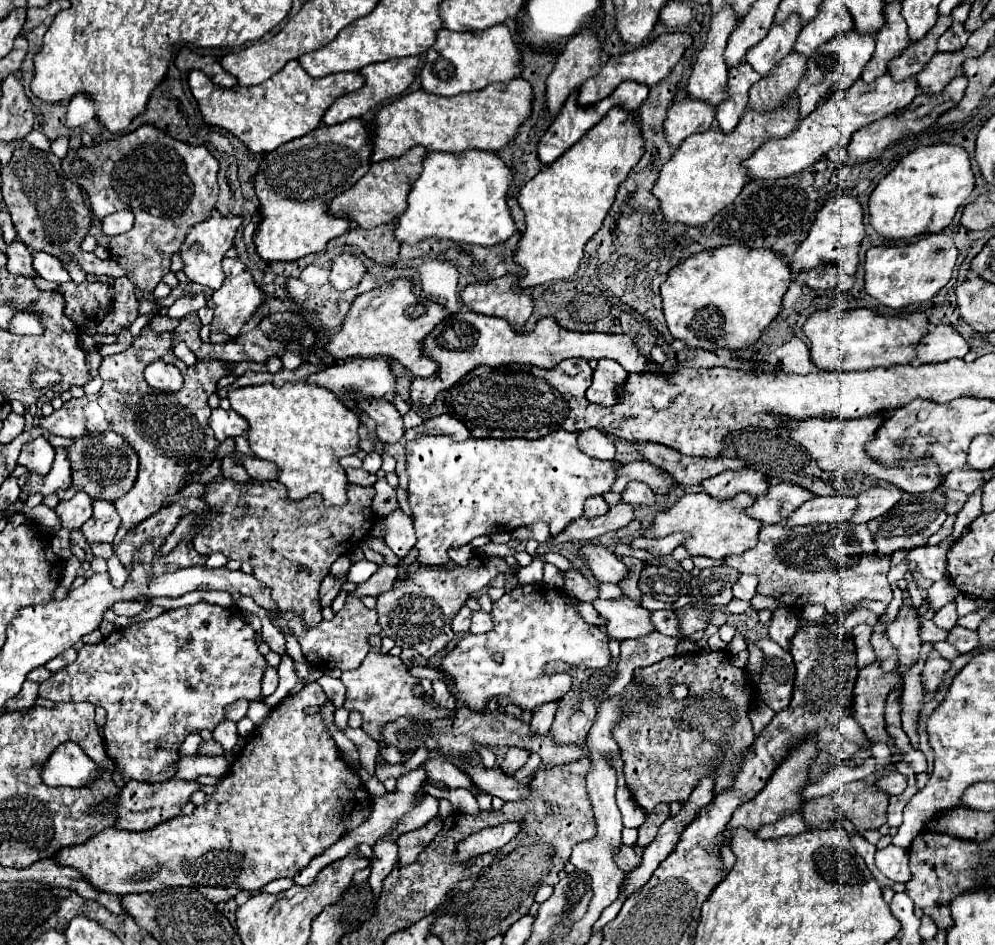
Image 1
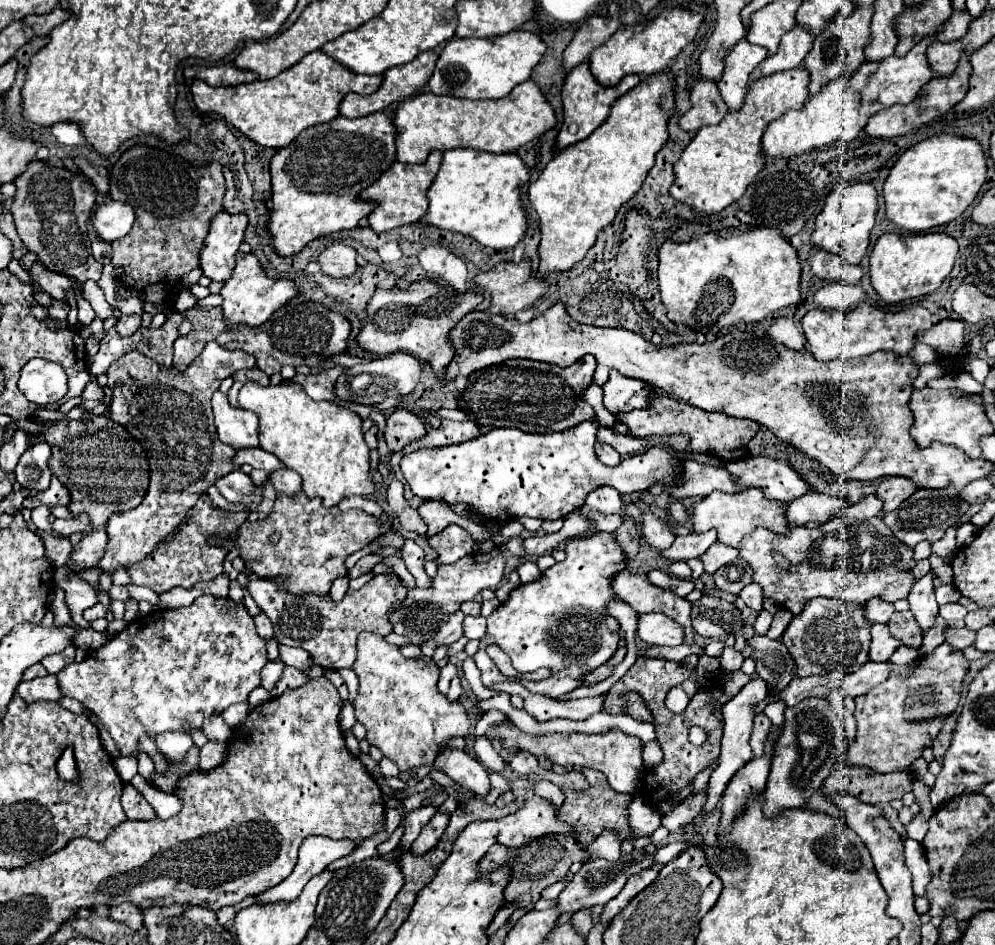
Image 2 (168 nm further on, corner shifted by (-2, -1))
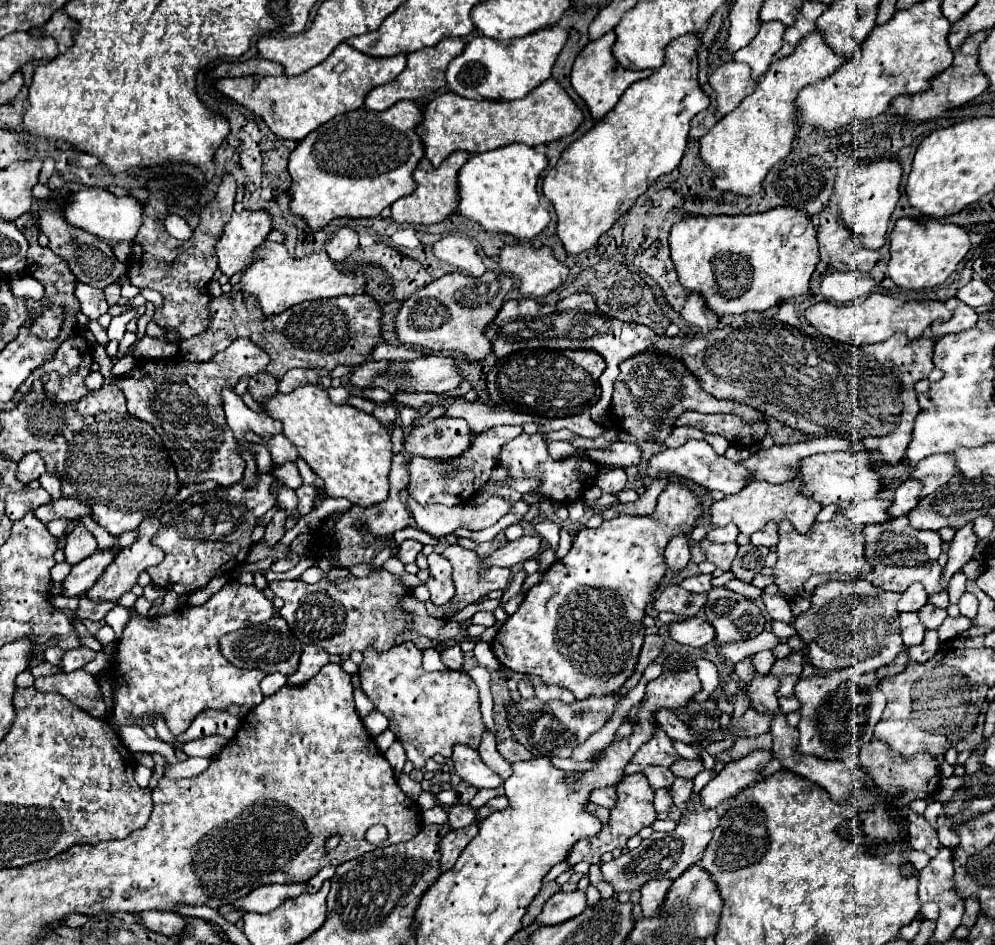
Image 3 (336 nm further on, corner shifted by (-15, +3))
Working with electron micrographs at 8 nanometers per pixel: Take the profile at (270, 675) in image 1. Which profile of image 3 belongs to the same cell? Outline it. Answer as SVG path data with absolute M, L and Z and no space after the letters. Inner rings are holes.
M268 674L268 676L264 676L264 680L262 680L262 684L260 684L260 688L262 688L262 694L264 696L272 696L272 694L276 694L282 686L286 686L286 676L284 674Z

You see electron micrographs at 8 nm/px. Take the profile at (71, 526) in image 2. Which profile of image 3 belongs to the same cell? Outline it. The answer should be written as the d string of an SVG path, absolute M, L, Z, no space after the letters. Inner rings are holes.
M78 524L68 536L66 536L66 548L64 548L64 554L66 554L66 562L70 566L78 564L80 560L92 556L92 552L96 552L98 546L96 546L96 540L94 536L82 526Z

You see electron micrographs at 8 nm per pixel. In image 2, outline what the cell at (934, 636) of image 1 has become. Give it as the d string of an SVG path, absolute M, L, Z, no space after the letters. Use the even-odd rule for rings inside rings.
M947 626L945 628L945 640L951 644L951 646L955 646L955 648L965 648L965 646L971 646L973 644L973 640L975 640L975 632L973 630L967 630L967 628L951 628L951 626Z

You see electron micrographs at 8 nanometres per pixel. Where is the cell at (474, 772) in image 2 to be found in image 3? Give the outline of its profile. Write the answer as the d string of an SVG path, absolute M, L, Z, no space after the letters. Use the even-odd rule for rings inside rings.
M456 744L454 748L454 770L462 778L462 782L476 788L498 788L504 782L482 762L476 750L464 744Z

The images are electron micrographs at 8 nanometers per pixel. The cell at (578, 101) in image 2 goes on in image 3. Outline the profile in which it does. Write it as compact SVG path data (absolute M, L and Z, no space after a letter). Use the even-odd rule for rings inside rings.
M614 30L606 32L600 40L592 40L576 56L576 62L574 62L574 68L572 68L572 86L578 92L578 96L582 96L582 100L588 104L588 108L590 108L590 112L596 120L604 118L616 106L616 102L620 100L620 96L624 94L624 90L630 84L634 84L642 78L648 78L652 74L652 70L626 70L626 68L620 68L620 64L616 64L614 56L612 56L612 42L614 40L616 40Z

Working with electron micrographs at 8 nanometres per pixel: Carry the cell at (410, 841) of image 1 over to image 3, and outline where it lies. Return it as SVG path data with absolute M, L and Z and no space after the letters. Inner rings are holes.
M454 804L448 808L448 824L452 830L466 828L476 822L476 810L470 804Z

